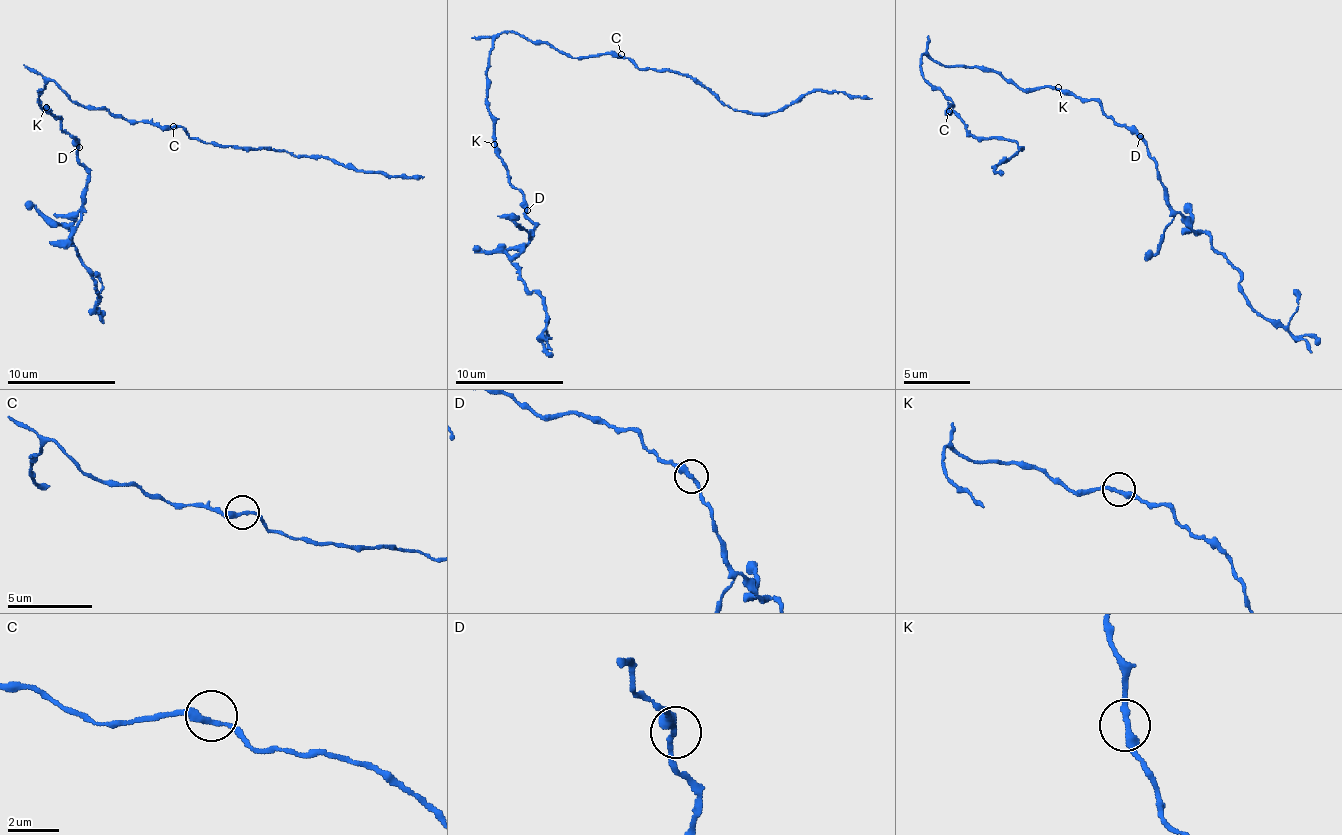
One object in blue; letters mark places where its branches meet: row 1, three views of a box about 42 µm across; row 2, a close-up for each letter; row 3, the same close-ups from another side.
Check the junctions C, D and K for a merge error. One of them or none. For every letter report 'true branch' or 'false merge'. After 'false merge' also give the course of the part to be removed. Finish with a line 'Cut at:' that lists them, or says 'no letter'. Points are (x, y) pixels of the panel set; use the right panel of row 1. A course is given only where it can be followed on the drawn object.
C: true branch
D: false merge; foreign part runs (1141, 137), (1158, 167), (1164, 200), (1234, 270), (1251, 306), (1280, 320), (1297, 336), (1320, 343)
K: true branch
Cut at: D

